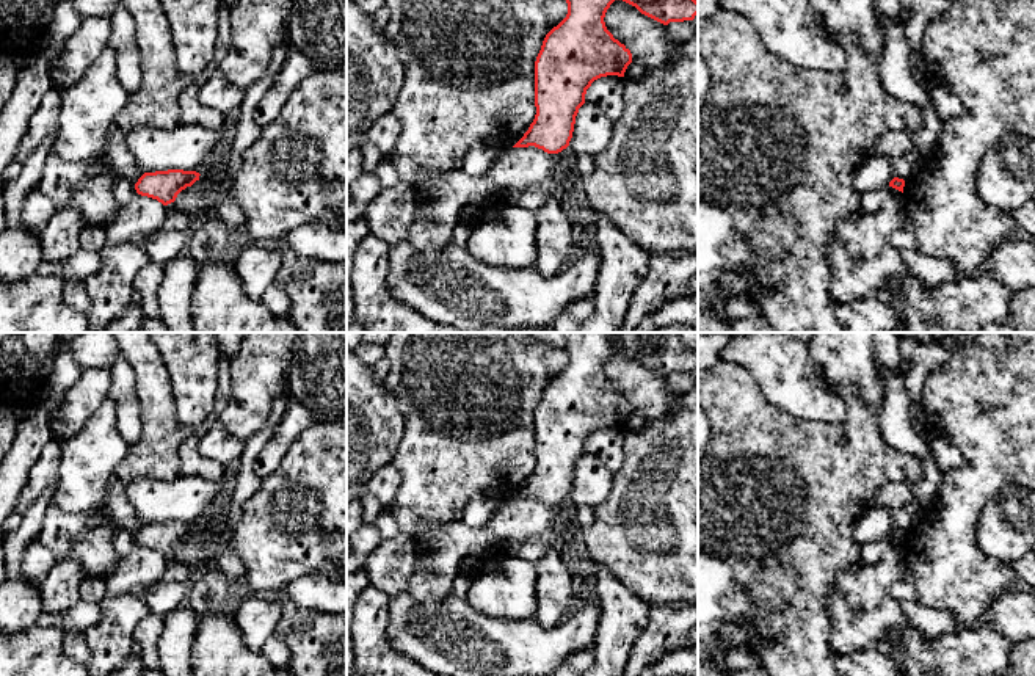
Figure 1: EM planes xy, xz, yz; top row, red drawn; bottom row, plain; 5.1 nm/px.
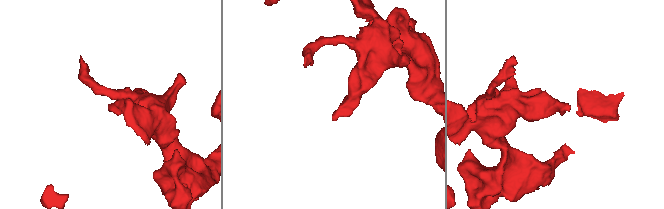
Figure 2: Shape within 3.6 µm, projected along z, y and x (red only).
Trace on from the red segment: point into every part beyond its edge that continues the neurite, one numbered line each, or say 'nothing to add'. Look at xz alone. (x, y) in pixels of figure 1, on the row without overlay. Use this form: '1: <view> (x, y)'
nothing to add

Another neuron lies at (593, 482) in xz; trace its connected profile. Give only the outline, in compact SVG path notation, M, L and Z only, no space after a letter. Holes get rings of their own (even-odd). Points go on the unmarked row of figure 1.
M583 455L576 467L569 500L574 507L586 505L596 508L602 503L613 486L613 472L608 471L597 458Z

